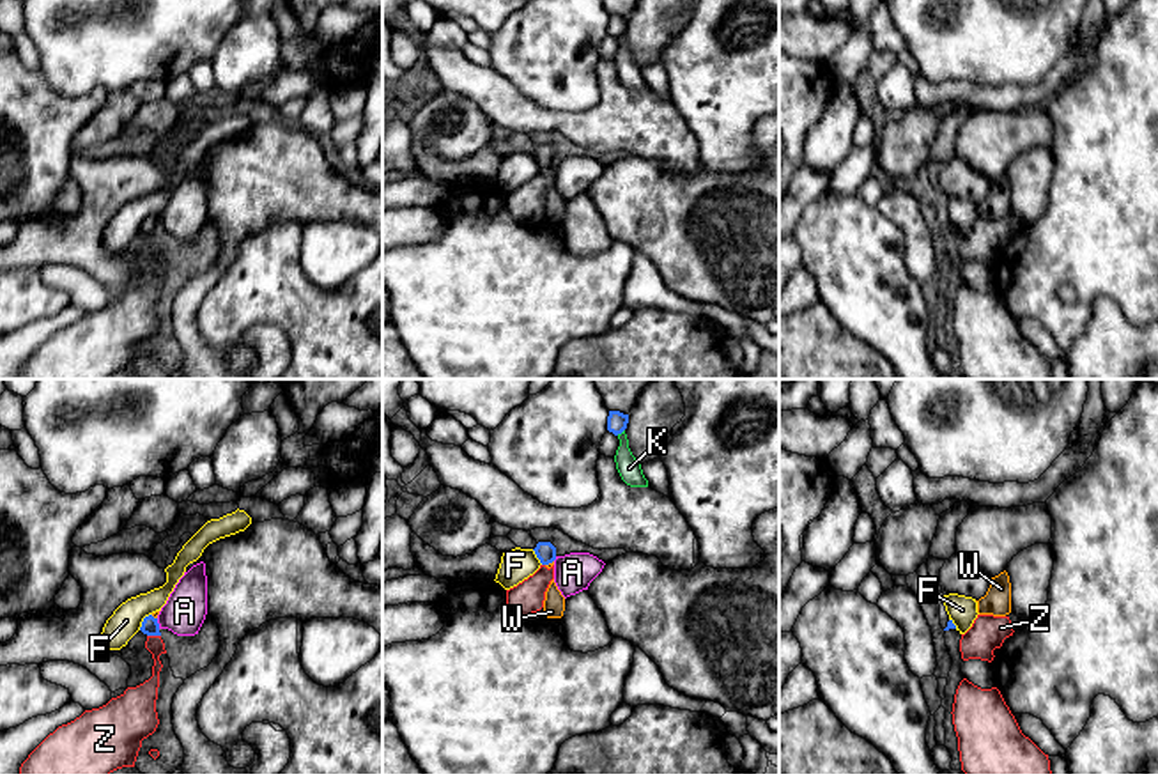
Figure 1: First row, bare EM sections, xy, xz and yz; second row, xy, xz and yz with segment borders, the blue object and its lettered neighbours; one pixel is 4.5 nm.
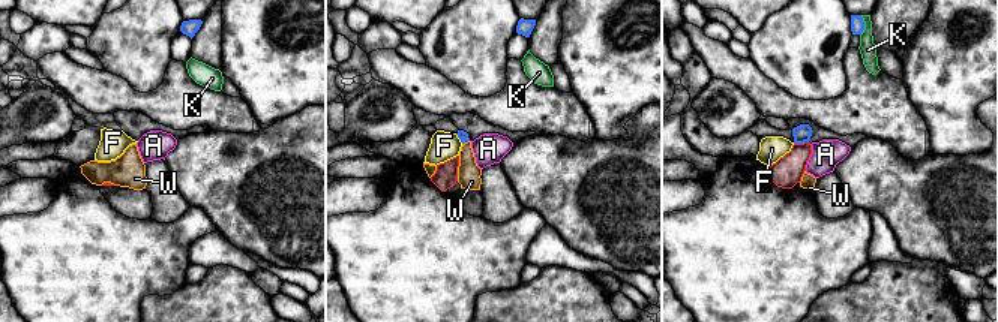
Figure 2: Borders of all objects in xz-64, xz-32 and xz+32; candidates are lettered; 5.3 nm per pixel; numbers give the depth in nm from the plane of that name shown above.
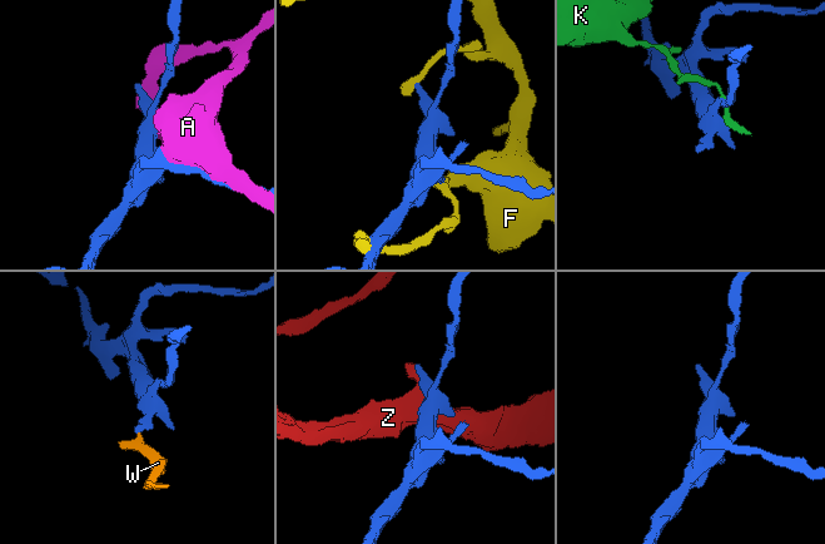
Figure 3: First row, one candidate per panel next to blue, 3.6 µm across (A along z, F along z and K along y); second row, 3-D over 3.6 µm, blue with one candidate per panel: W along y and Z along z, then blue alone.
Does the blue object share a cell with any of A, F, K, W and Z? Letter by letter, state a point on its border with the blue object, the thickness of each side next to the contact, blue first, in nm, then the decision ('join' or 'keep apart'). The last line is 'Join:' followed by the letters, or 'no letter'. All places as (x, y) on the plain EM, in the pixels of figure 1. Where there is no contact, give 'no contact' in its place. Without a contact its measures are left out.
A: contact xy (158, 227); calibres 80 and 190 nm; keep apart
F: contact xy (144, 224); calibres 80 and 140 nm; keep apart
K: contact xz (620, 36); calibres 100 and 100 nm; keep apart
W: contact xz (549, 165); calibres 90 and 20 nm; join
Z: contact xy (154, 238); calibres 80 and 80 nm; keep apart
Join: W

